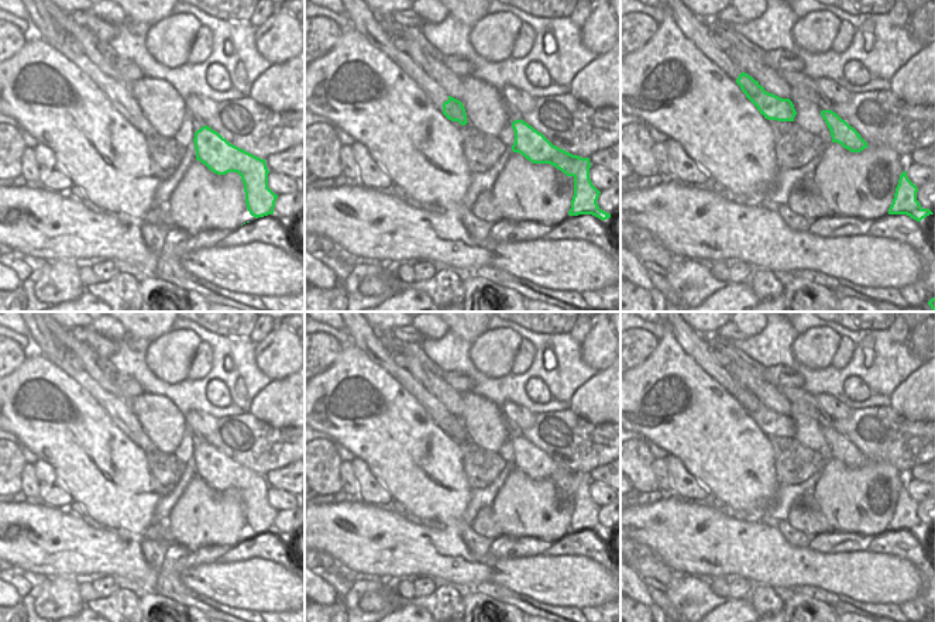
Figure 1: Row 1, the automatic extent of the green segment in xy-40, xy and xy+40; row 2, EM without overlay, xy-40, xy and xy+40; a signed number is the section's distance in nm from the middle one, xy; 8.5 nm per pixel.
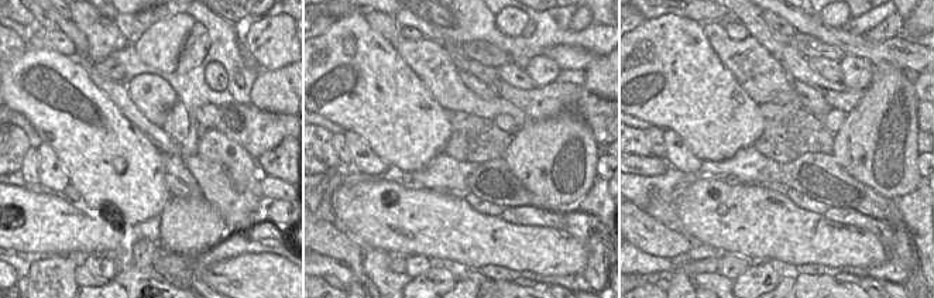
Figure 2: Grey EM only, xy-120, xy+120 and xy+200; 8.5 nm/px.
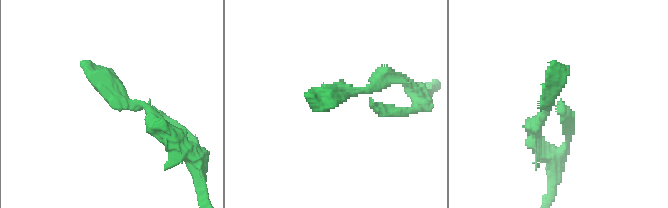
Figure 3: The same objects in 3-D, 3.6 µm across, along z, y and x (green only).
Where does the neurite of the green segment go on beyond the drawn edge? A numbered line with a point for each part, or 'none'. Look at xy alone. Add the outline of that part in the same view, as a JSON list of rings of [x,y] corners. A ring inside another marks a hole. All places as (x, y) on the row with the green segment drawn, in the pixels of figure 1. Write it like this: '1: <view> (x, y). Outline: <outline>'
1: xy (437, 71). Outline: [[[377,14],[375,18],[391,39],[393,37],[402,37],[406,41],[405,52],[420,65],[427,76],[443,86],[448,96],[461,100],[461,94],[464,92],[461,86],[461,76],[456,75],[444,62],[439,62],[429,54],[423,52],[419,44],[410,39],[403,31],[403,25],[395,23],[391,17],[384,17],[381,14]]]

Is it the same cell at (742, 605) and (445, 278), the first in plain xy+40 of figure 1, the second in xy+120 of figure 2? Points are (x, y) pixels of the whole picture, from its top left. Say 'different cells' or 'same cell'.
same cell

